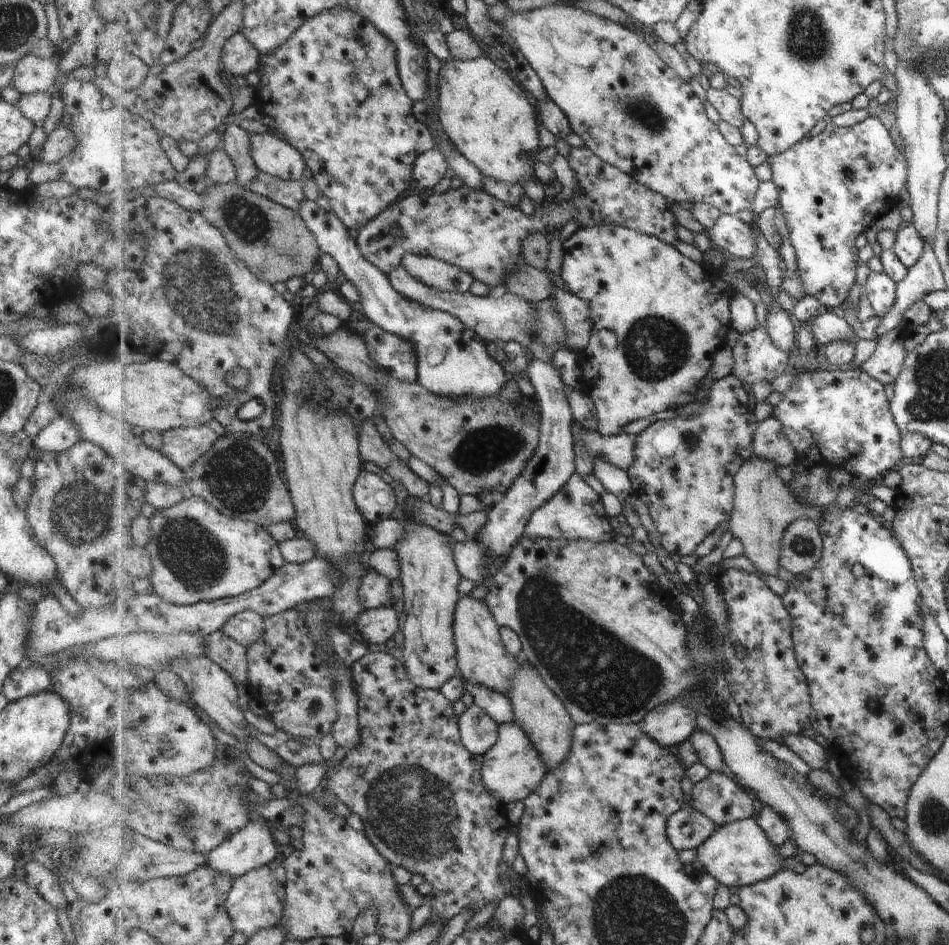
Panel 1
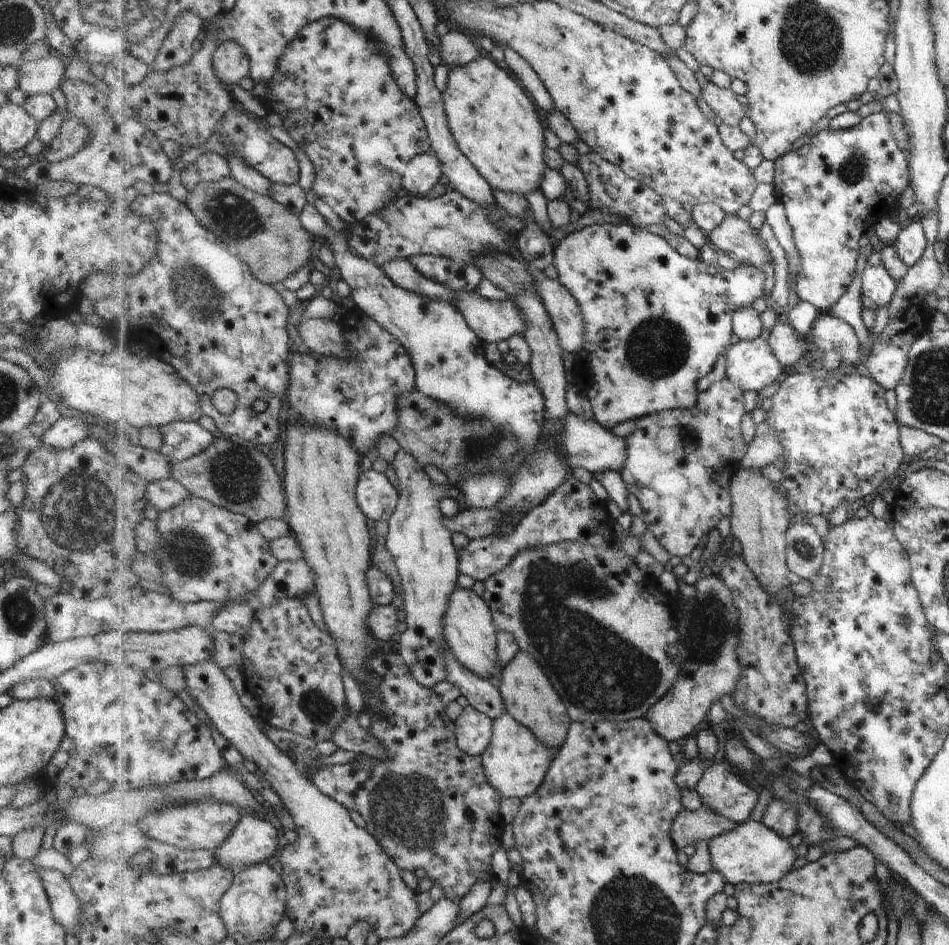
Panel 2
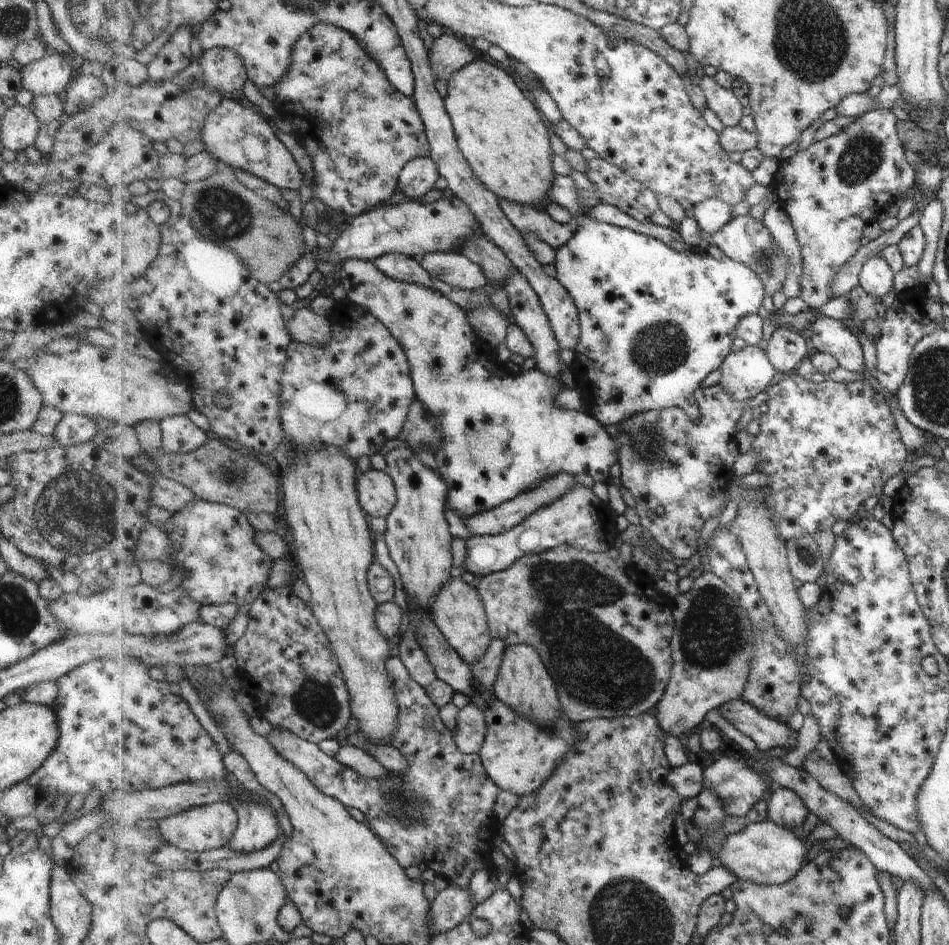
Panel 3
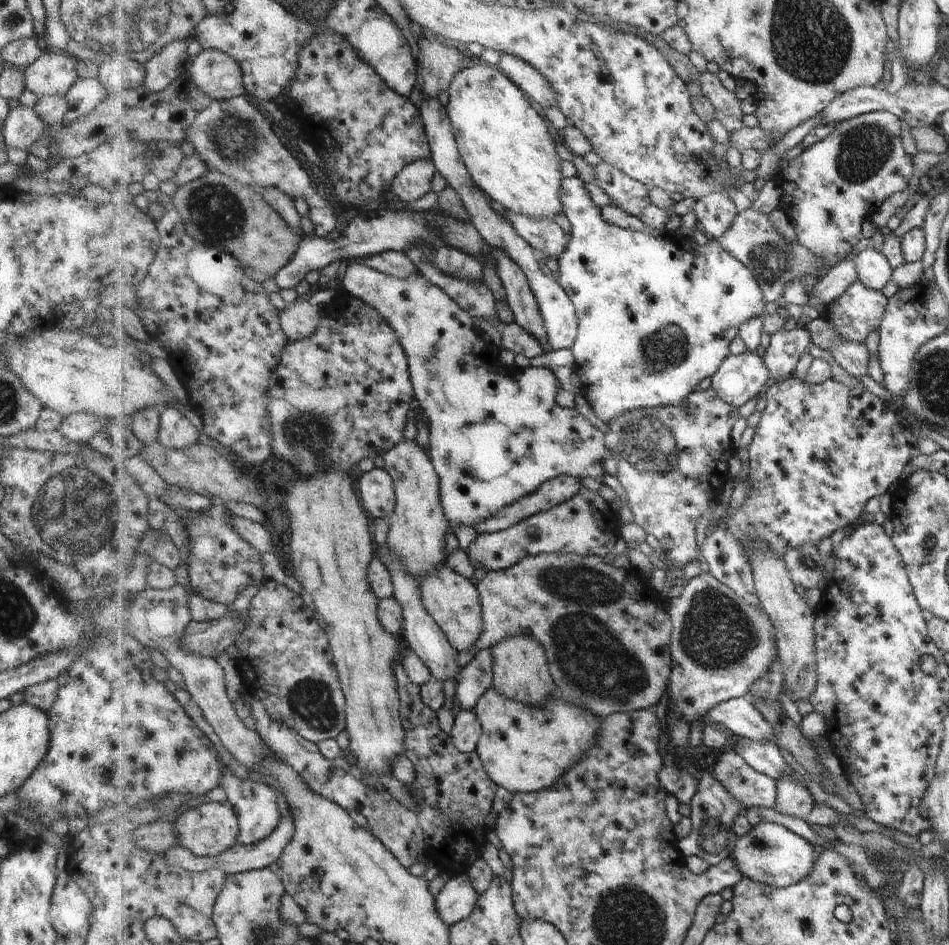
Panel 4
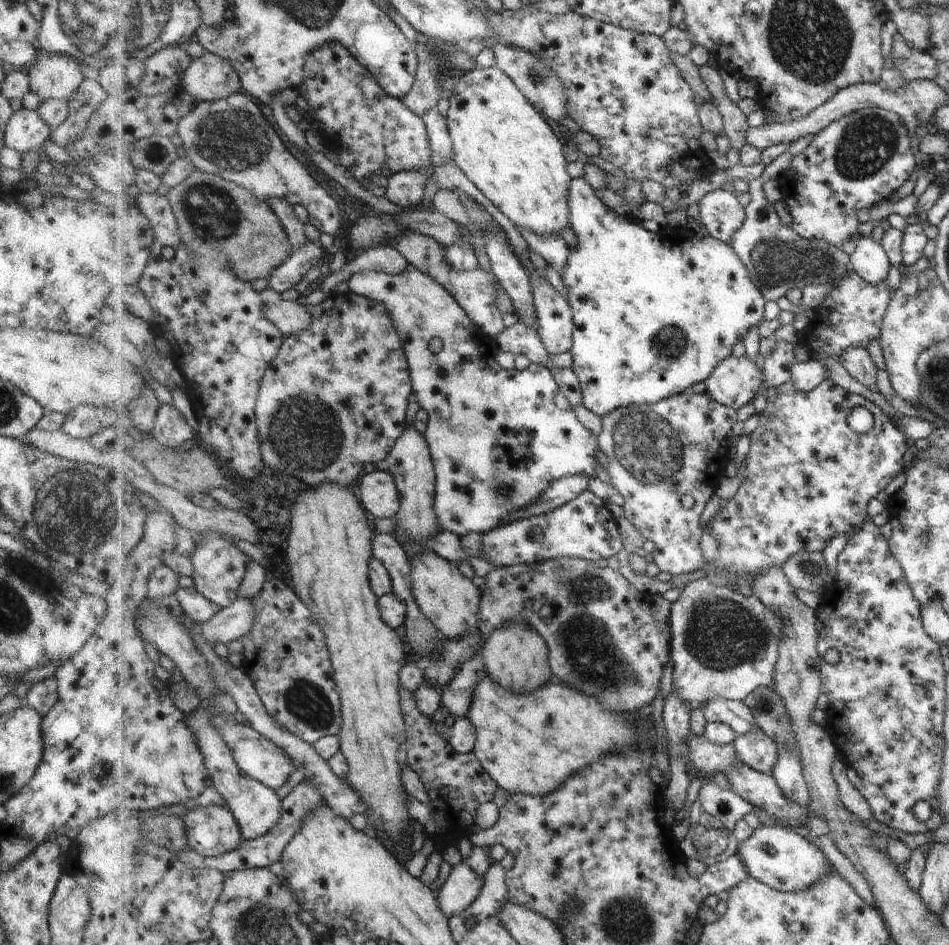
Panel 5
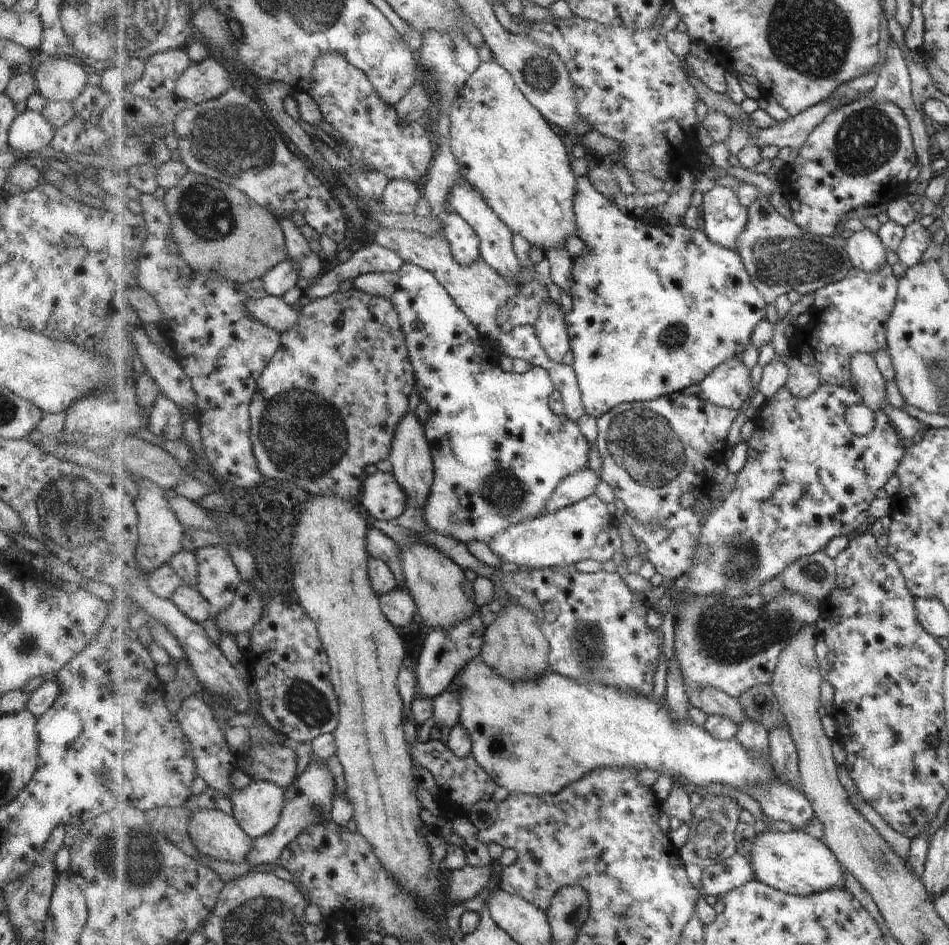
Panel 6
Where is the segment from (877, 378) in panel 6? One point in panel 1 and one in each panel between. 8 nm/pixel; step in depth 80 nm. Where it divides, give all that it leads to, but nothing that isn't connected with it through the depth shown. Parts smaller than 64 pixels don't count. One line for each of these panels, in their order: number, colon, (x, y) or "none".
1: (826, 326)
2: (829, 332)
3: (828, 335)
4: (852, 356)
5: (857, 361)

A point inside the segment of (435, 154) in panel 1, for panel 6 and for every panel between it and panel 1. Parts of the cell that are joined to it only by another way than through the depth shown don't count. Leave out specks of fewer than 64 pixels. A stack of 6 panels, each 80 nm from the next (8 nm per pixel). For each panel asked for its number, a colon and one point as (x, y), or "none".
2: (424, 171)
3: (419, 176)
4: (414, 181)
5: (407, 188)
6: (402, 195)

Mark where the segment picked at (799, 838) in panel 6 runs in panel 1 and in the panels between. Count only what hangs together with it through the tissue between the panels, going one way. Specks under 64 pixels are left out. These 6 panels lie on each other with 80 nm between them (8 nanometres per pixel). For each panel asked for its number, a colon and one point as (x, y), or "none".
1: (740, 853)
2: (751, 853)
3: (764, 853)
4: (769, 853)
5: (778, 856)

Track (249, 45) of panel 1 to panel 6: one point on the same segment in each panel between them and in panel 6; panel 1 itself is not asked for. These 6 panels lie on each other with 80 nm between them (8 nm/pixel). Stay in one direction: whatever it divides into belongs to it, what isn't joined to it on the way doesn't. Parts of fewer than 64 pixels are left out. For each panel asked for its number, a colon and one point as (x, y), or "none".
2: (232, 63)
3: (224, 69)
4: (216, 73)
5: (210, 77)
6: (208, 79)

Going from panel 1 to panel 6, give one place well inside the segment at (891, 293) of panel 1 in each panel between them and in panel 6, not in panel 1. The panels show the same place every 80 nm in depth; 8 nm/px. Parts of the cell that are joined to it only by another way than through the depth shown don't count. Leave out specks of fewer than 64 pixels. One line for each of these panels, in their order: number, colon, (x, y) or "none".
2: (877, 284)
3: (876, 277)
4: (875, 271)
5: (870, 260)
6: (867, 251)

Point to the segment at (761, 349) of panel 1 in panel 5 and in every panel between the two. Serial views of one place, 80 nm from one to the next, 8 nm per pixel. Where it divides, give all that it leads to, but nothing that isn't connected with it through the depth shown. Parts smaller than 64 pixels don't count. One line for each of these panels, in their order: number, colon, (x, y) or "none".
2: (751, 364)
3: (748, 372)
4: (741, 378)
5: (736, 381)

